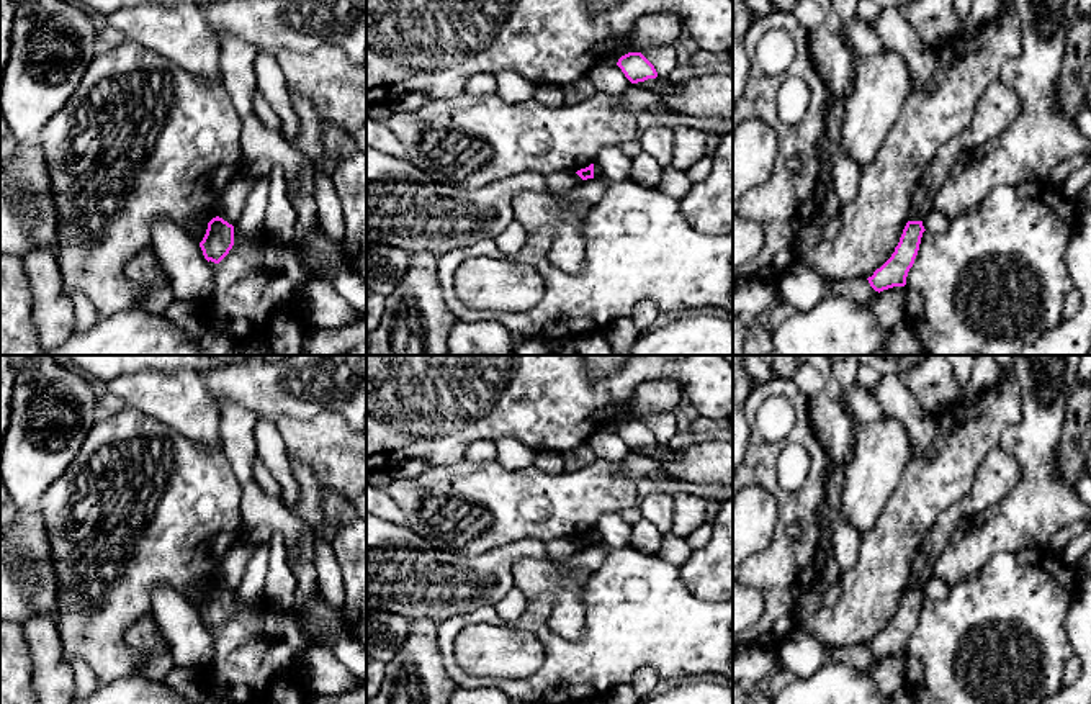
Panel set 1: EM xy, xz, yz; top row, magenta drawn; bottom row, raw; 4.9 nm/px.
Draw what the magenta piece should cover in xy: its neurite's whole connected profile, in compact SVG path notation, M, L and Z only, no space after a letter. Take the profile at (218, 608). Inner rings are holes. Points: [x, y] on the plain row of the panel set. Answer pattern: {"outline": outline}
{"outline": "M216 583L208 589L206 601L200 609L204 625L219 630L234 612L234 593Z"}

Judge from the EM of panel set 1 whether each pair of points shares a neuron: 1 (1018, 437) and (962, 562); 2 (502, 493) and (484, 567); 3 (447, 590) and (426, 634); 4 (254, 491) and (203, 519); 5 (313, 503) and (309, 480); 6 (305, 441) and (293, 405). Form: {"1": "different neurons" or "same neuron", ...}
{"1": "same neuron", "2": "different neurons", "3": "different neurons", "4": "different neurons", "5": "same neuron", "6": "different neurons"}

